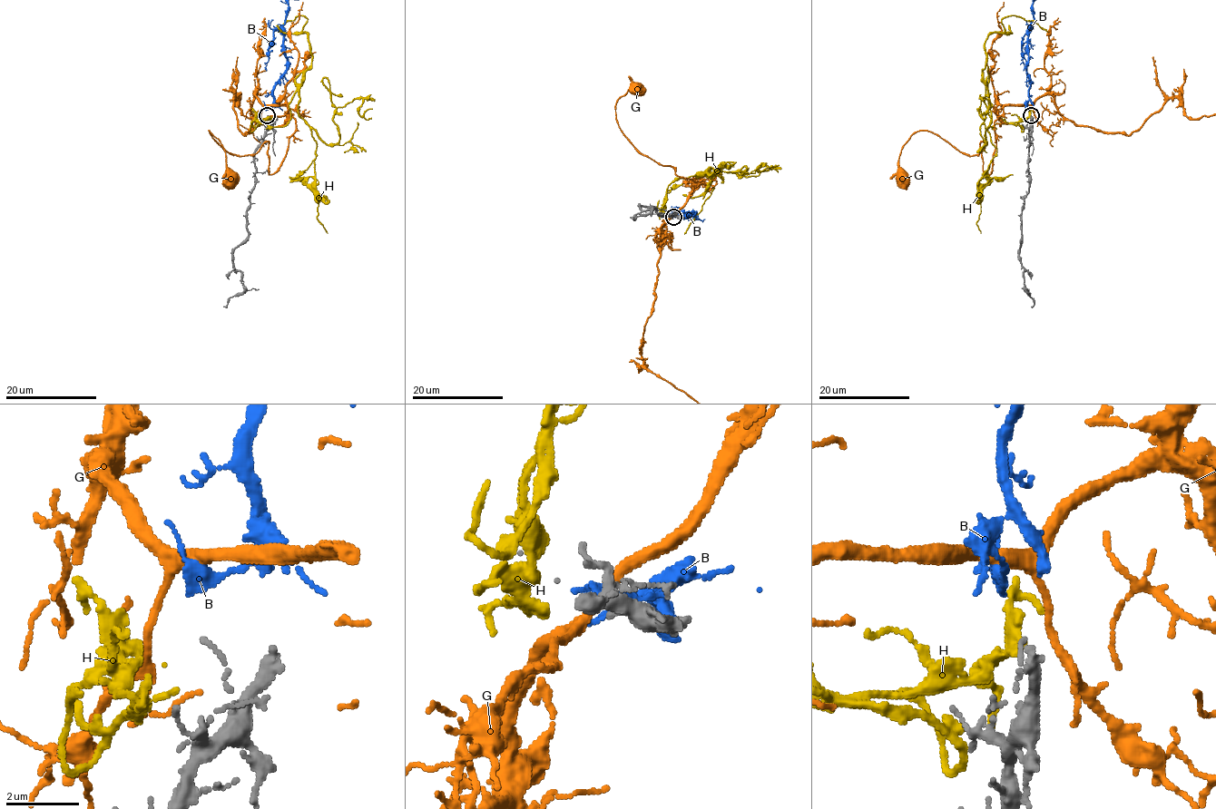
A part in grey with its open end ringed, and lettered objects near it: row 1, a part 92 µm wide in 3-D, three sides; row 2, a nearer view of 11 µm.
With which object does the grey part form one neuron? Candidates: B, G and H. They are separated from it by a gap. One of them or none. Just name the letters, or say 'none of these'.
B

